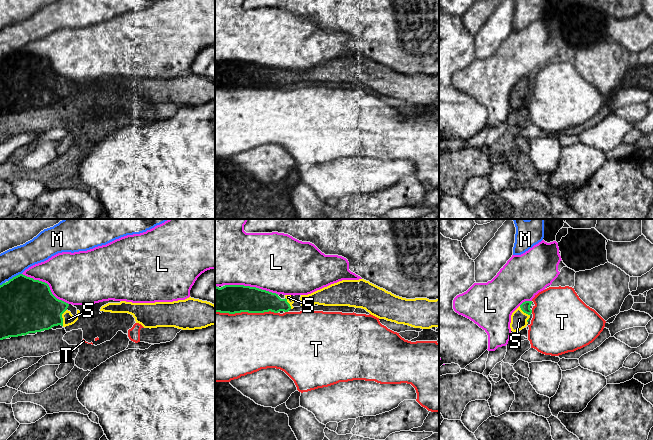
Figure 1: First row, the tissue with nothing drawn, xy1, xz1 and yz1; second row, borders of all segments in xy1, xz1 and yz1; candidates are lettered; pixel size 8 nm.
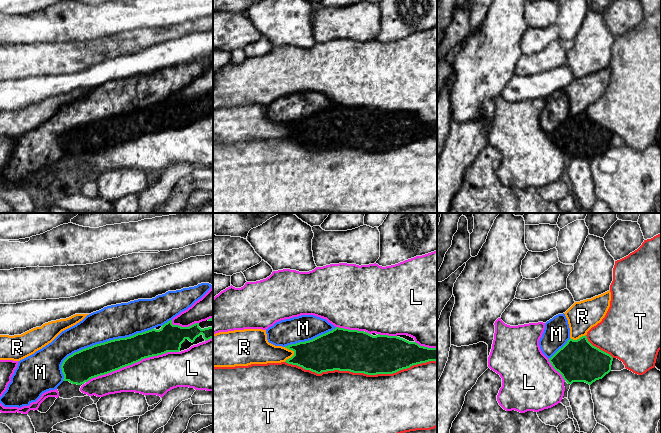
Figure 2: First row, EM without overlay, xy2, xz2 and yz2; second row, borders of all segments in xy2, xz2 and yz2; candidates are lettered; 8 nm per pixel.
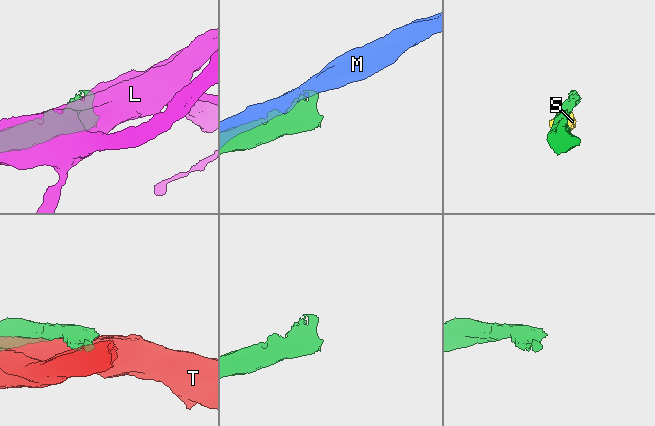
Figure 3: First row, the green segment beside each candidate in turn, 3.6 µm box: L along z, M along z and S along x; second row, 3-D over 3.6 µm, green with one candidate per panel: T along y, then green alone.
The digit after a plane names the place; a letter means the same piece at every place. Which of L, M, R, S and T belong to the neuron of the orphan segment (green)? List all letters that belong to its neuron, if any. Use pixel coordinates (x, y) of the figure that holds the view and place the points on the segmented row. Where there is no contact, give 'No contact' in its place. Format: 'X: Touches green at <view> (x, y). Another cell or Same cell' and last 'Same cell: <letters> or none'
L: Touches green at xy2 (132, 363). Another cell
M: Touches green at xy2 (98, 344). Another cell
R: Touches green at xz2 (291, 357). Another cell
S: Touches green at xy1 (61, 317). Same cell
T: Touches green at xz2 (361, 372). Another cell
Same cell: S

